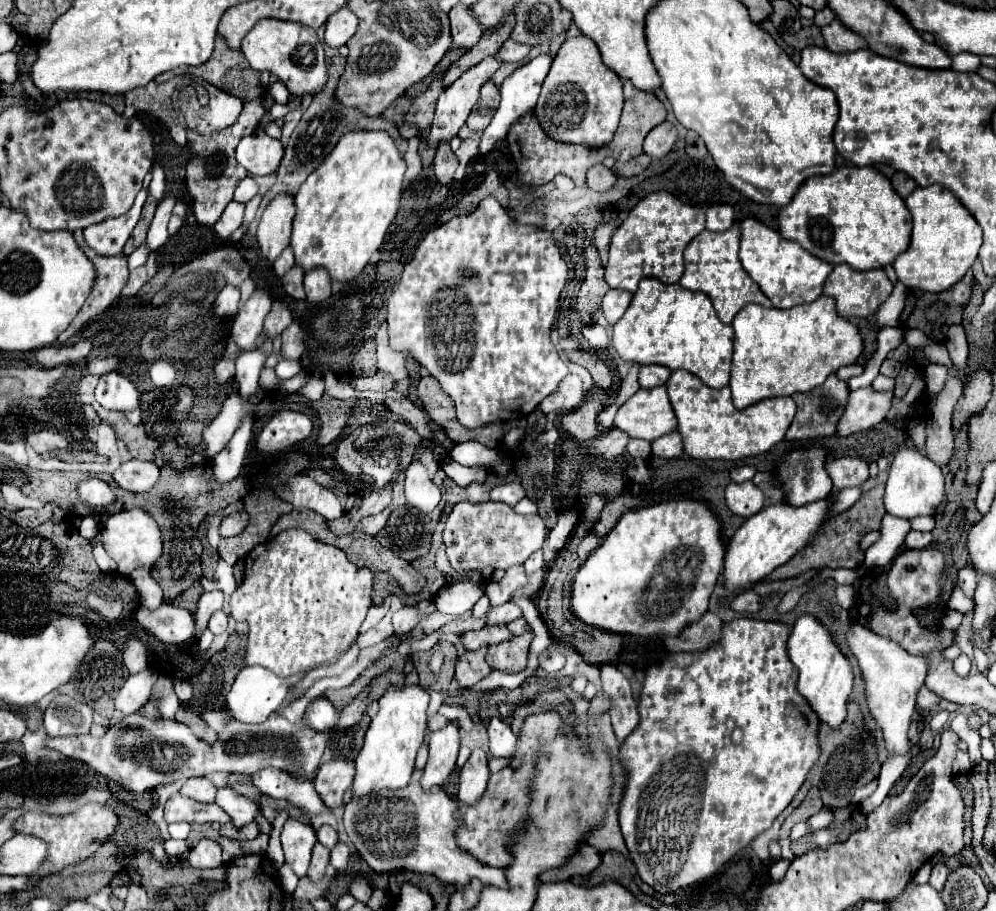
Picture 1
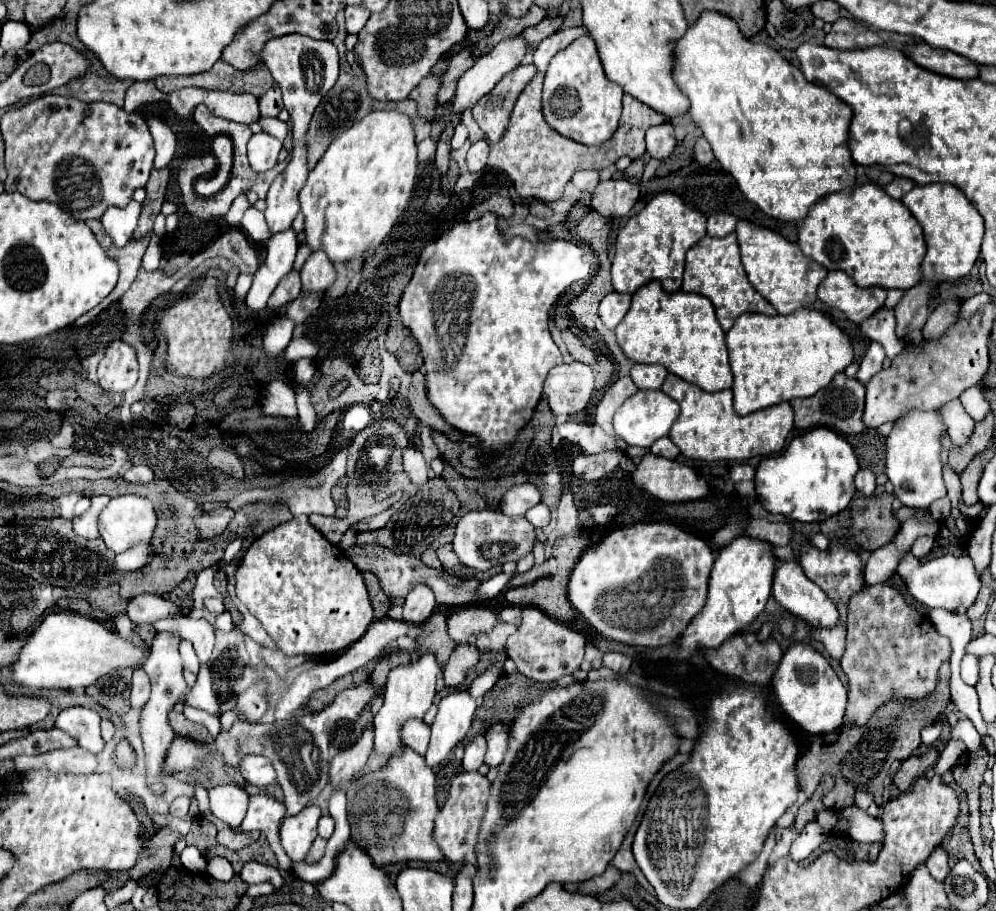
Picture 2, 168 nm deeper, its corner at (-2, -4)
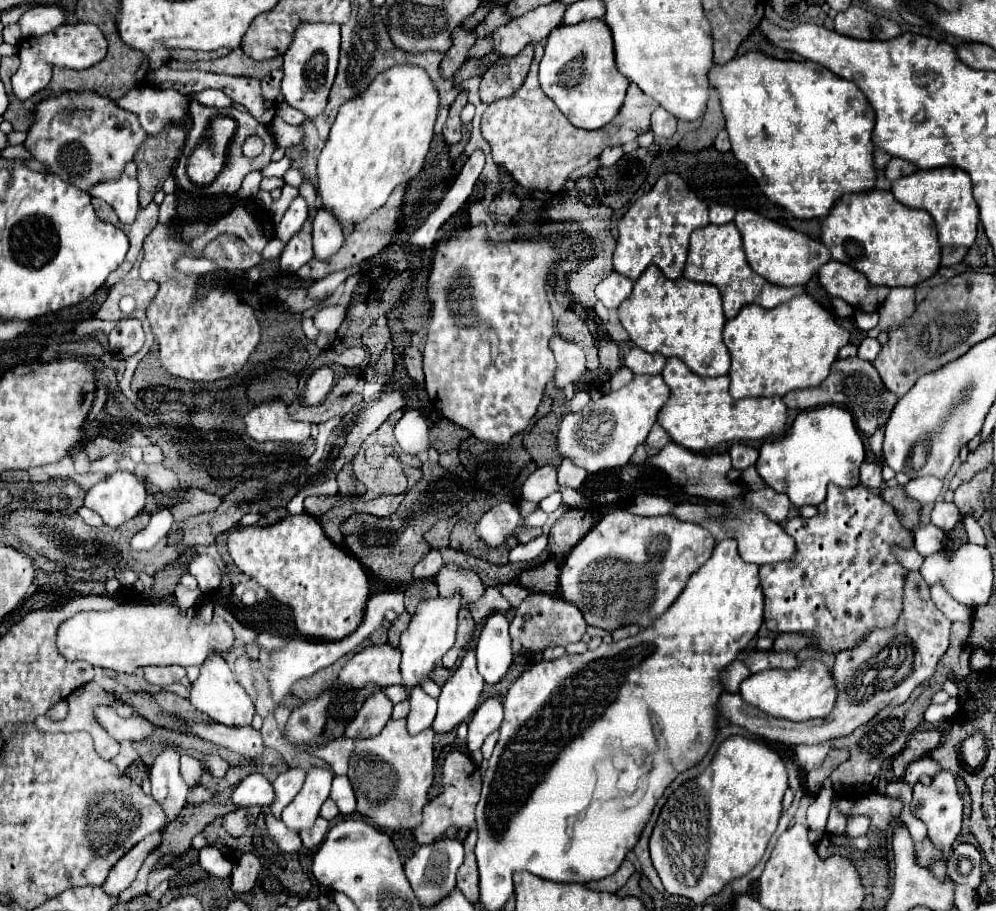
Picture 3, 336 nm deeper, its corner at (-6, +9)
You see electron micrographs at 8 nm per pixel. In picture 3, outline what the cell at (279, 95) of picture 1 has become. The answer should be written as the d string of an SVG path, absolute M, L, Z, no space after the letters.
M287 102L277 104L277 116L283 118L287 124L293 124L293 126L299 126L301 122L305 122L305 116L299 110L295 110L293 106L287 106Z

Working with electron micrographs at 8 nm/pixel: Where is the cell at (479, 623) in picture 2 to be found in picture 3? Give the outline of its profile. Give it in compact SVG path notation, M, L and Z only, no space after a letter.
M443 566L435 576L435 584L443 598L451 598L451 594L459 594L463 608L467 608L471 602L477 602L485 590L483 582L473 570L465 570L457 566Z

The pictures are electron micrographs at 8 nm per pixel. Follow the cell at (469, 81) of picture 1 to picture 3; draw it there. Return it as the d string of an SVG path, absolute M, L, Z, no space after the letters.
M551 2L551 4L547 4L547 6L539 6L539 8L535 8L535 10L527 12L527 14L523 14L523 16L519 16L519 18L513 18L509 24L501 26L499 30L495 30L495 34L493 34L493 52L497 52L499 58L513 58L513 56L519 54L527 44L531 44L531 42L533 42L533 44L535 44L535 42L541 42L543 38L549 36L549 32L551 32L553 28L557 28L557 26L561 24L561 18L563 18L565 10L567 10L565 4L561 4L561 2Z

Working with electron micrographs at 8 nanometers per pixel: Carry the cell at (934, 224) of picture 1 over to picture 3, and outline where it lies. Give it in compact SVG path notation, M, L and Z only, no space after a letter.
M959 168L917 170L911 176L899 178L899 182L893 184L891 192L905 206L923 208L933 216L933 220L937 224L937 236L939 236L941 246L963 246L963 248L973 246L973 242L977 238L979 208L973 198L971 178L965 174L965 170L959 170Z

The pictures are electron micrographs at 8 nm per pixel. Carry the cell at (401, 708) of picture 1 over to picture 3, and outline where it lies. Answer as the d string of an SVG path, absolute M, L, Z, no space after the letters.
M439 596L435 600L425 600L417 606L417 612L411 618L411 624L401 634L401 640L399 640L403 688L409 688L409 692L419 688L421 682L431 676L433 668L441 662L443 654L453 646L455 630L457 630L457 612L459 612L459 598L457 596L453 600Z

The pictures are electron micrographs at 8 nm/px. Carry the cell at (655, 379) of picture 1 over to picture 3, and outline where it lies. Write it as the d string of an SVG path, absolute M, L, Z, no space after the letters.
M633 348L625 356L625 364L635 372L635 374L661 374L667 358L663 354L649 354L641 348Z

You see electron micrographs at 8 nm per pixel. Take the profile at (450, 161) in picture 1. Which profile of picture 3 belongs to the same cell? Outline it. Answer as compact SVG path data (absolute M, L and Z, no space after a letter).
M461 90L461 92L457 94L455 102L451 104L451 108L449 108L449 118L447 118L445 126L443 126L443 138L445 138L445 144L447 144L447 146L457 144L459 138L461 138L461 120L459 120L459 114L461 114L461 110L463 110L465 104L467 104L467 92Z

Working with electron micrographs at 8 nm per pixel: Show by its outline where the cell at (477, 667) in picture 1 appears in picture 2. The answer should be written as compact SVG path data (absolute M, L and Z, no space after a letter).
M467 641L463 645L457 645L449 657L449 661L443 667L443 679L447 687L457 687L465 673L479 661L479 649L473 641Z

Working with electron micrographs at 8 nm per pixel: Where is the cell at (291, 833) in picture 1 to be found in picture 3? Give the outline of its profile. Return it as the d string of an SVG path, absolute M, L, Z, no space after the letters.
M311 768L307 772L307 780L301 792L293 798L291 804L287 804L287 808L281 814L289 830L299 834L303 830L309 830L315 824L323 802L329 798L331 780L333 780L333 774L329 770Z

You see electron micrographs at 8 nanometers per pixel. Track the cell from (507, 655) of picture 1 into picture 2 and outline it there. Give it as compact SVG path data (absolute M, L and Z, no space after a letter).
M499 619L491 633L487 633L487 635L481 633L481 635L477 635L477 649L479 649L479 651L495 651L495 653L499 653L499 651L505 649L505 641L507 641L507 637L509 637L511 633L515 633L515 625L503 623L503 621Z

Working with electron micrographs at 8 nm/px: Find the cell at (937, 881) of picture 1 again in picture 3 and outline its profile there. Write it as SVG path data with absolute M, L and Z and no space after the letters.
M941 770L937 776L933 776L931 784L917 783L913 787L913 802L911 812L919 820L925 822L929 830L929 838L935 844L935 848L943 854L943 858L949 858L951 844L957 840L961 832L961 812L963 812L963 800L957 794L955 776L949 770Z

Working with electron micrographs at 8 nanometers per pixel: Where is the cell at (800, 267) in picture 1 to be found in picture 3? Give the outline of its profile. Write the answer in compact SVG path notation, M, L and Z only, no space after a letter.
M739 210L735 214L733 222L741 232L749 266L753 268L753 272L763 276L771 284L777 284L783 288L803 286L815 276L815 272L823 264L827 264L831 260L831 254L819 240L813 240L799 230L787 228L775 220L769 220L761 214L757 214L755 210Z

